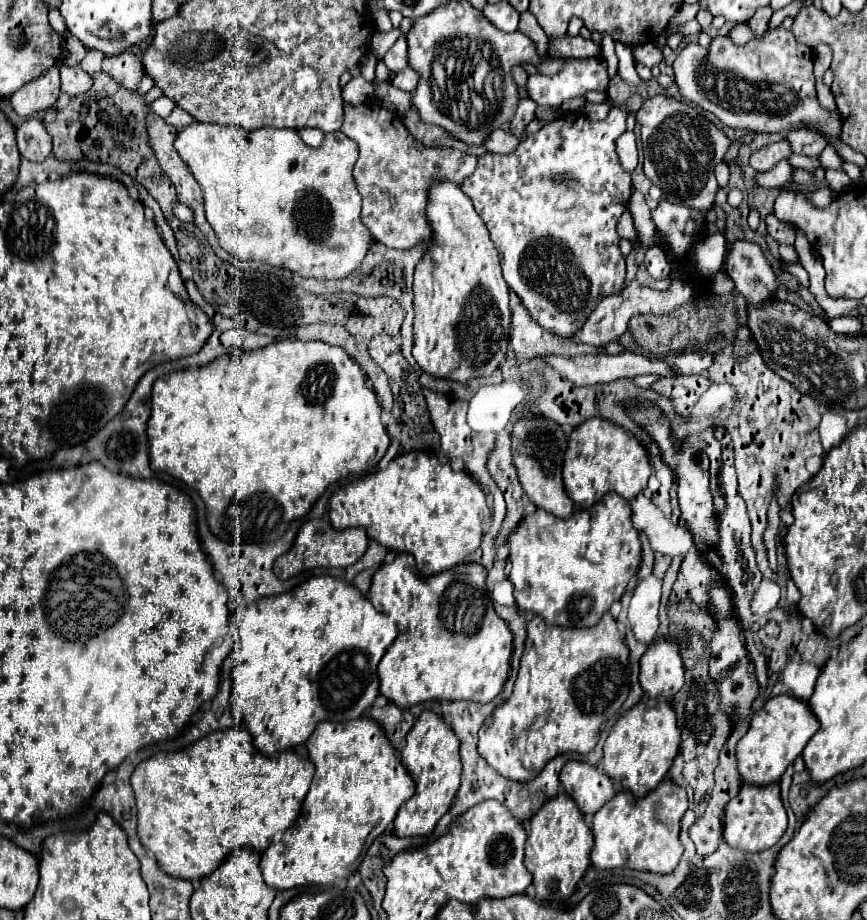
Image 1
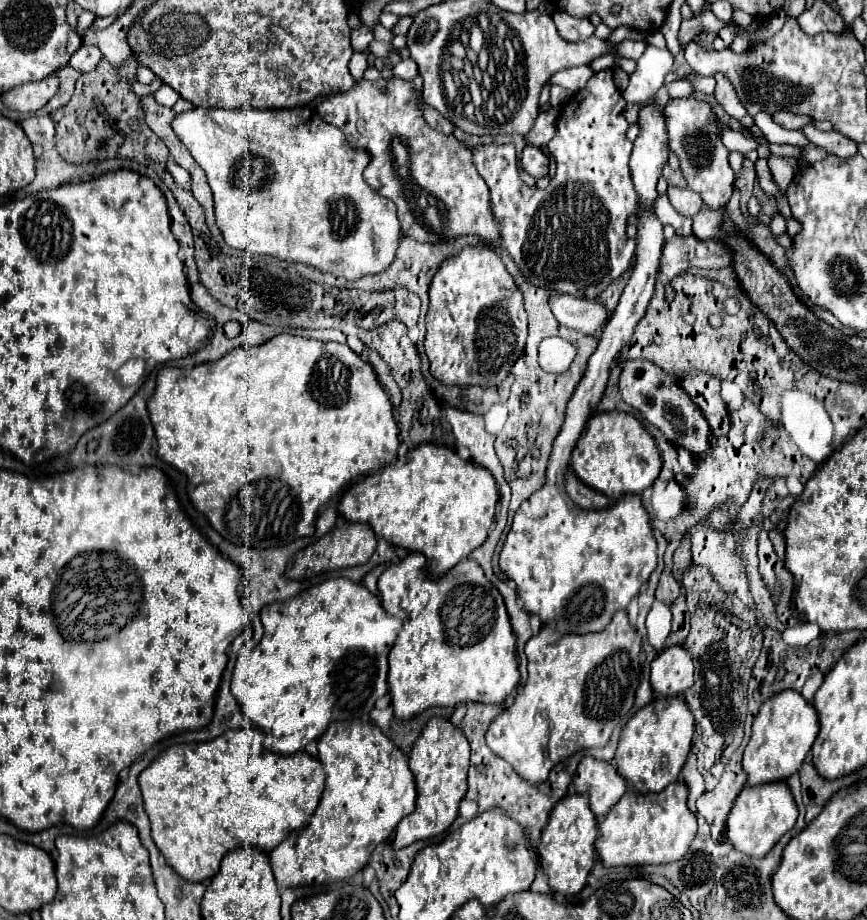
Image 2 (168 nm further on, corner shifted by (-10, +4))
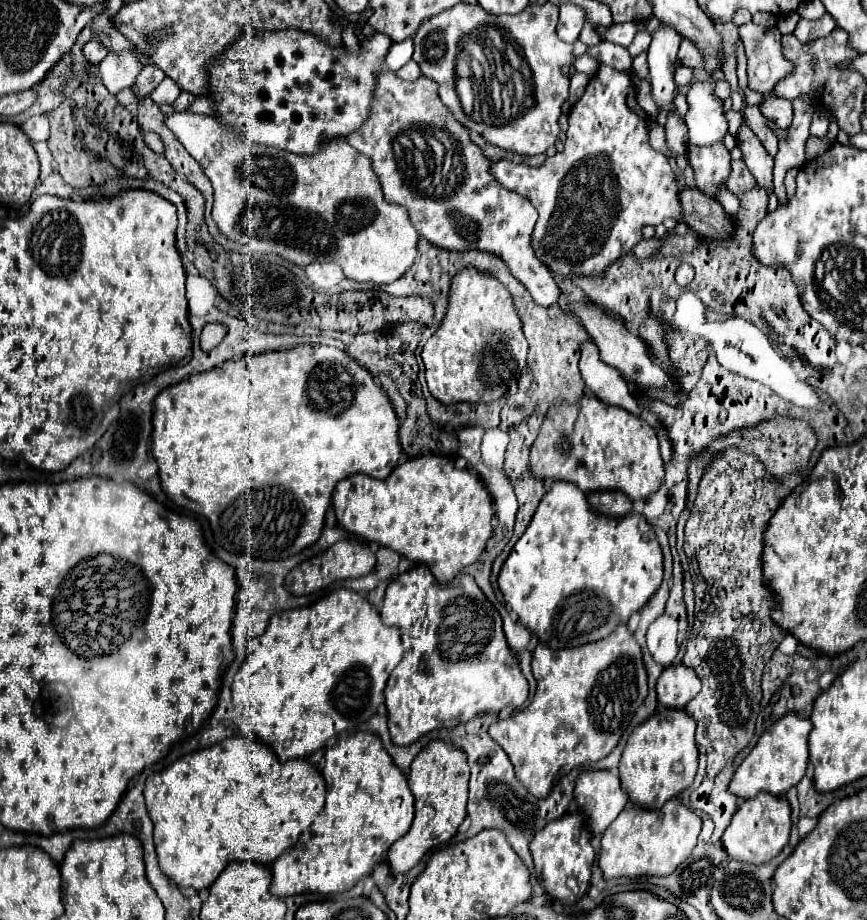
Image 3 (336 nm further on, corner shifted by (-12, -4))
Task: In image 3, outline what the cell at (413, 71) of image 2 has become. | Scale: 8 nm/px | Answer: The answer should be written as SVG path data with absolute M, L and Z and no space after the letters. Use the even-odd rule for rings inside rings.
M410 60L408 64L404 64L404 66L396 72L396 76L402 78L402 80L416 80L420 74L422 74L422 72L420 72L420 68L418 68L418 64L416 64L414 60Z

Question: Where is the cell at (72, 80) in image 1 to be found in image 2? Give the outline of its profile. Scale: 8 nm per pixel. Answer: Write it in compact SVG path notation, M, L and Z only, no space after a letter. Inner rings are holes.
M82 44L82 46L76 50L76 54L70 58L70 66L72 66L74 70L78 70L80 74L92 72L92 70L96 70L100 58L102 58L102 54L100 54L98 48Z

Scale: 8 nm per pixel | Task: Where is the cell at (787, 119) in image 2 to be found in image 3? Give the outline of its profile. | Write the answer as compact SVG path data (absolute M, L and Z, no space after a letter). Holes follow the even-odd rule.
M764 96L762 100L762 114L774 122L778 128L786 128L790 126L792 122L792 116L794 116L794 110L792 110L792 104L786 100L786 98L778 98L778 96Z

